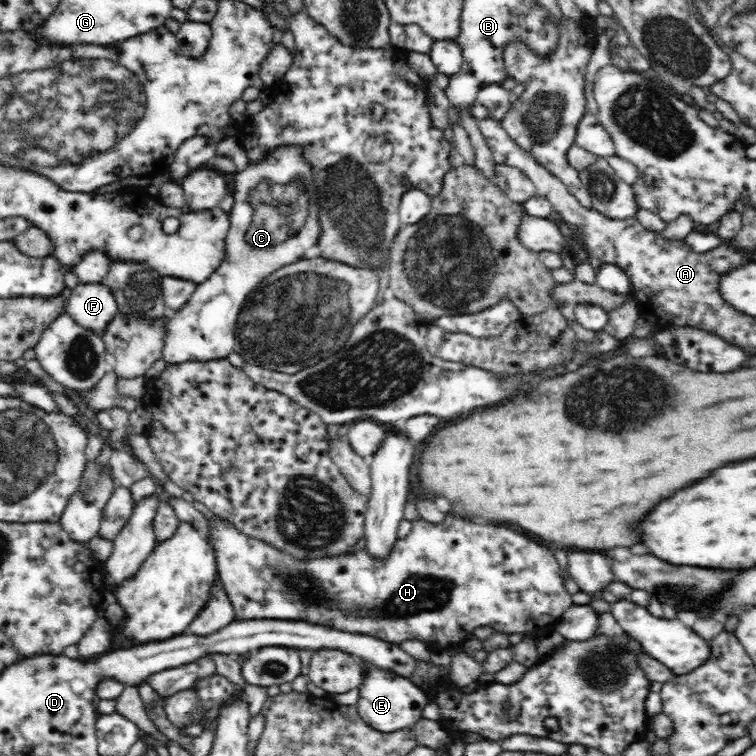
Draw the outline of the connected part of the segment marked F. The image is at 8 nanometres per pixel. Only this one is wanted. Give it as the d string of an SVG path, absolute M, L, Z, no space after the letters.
M79 283L67 291L66 302L64 311L77 324L100 336L114 315L118 314L112 290L104 283Z

